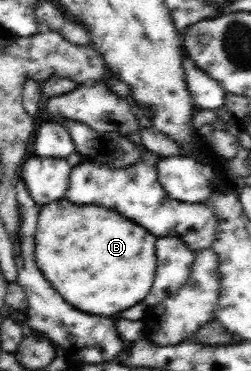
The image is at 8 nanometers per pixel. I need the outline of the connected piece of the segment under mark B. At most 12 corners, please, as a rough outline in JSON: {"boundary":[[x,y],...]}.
{"boundary":[[40,206],[35,261],[89,315],[141,303],[157,237],[121,213]]}

